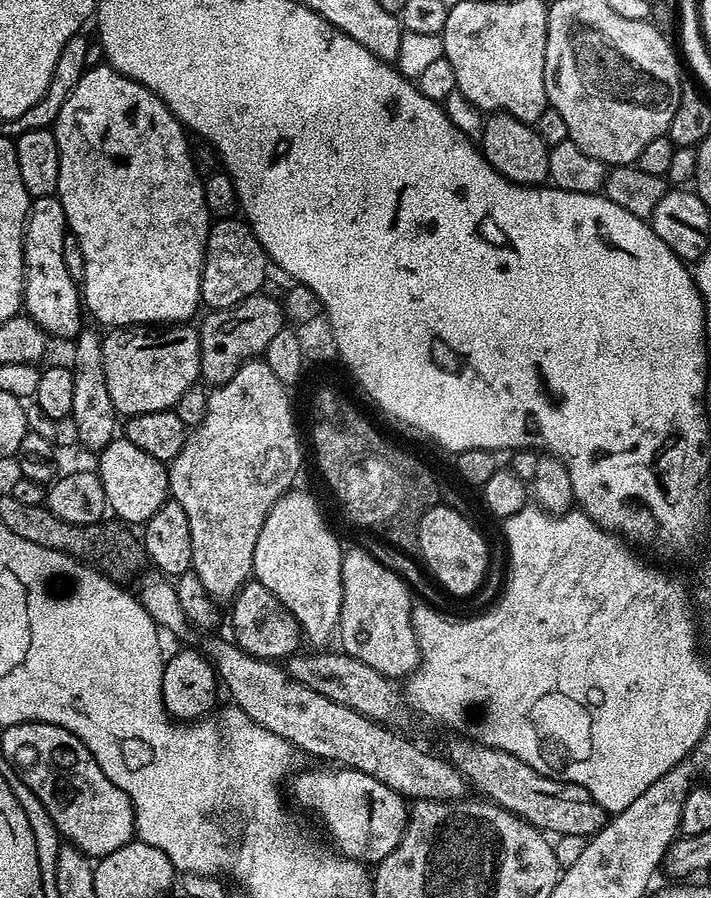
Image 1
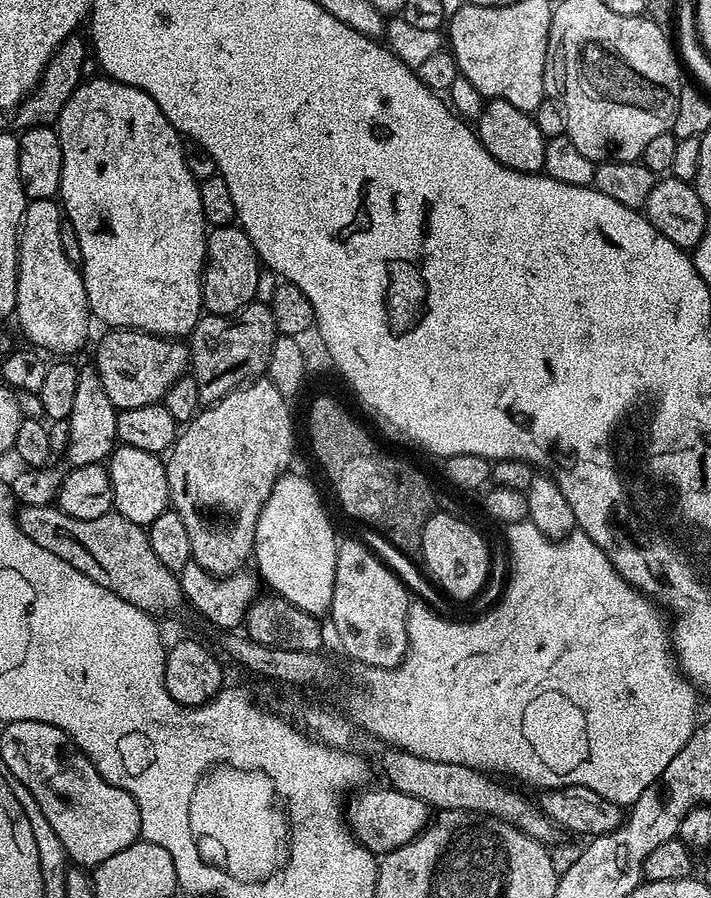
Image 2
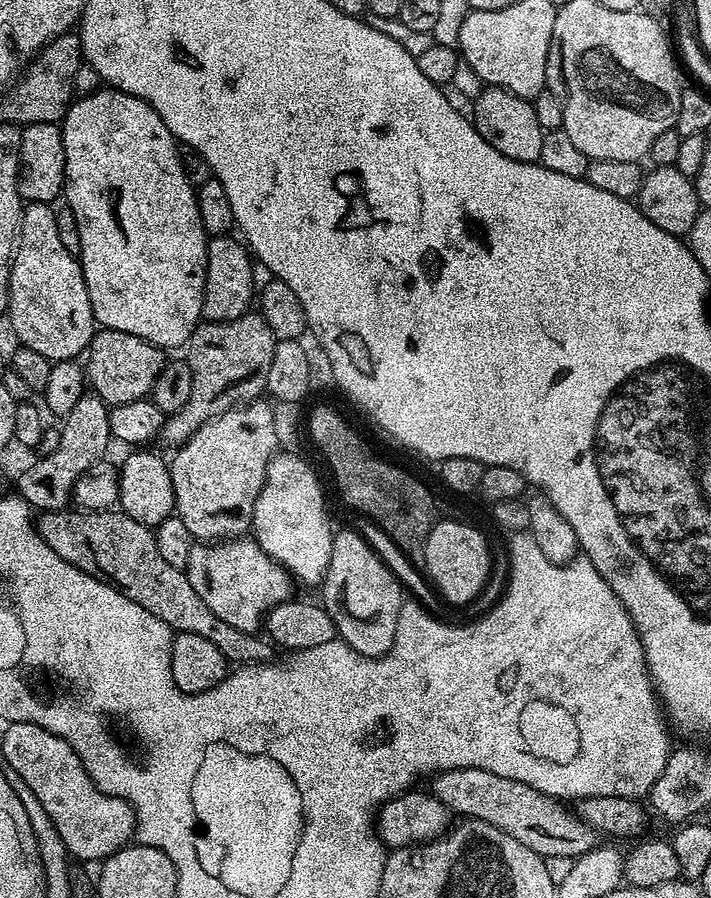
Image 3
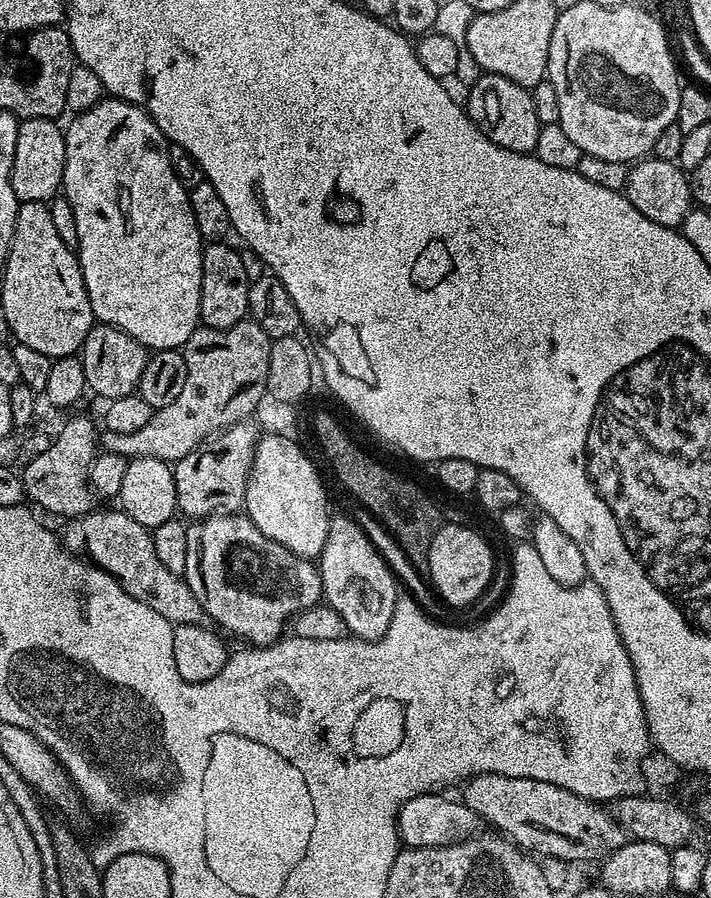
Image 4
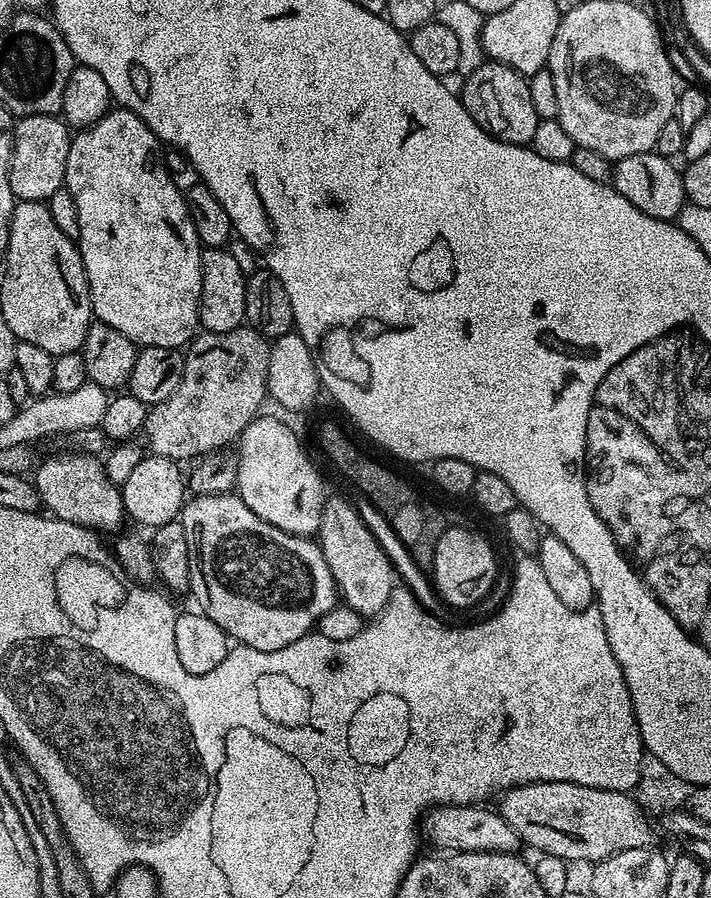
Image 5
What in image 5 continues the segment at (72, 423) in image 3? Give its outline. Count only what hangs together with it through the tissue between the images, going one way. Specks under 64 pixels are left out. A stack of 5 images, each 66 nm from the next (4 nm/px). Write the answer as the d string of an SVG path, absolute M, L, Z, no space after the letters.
M73 451L71 454L56 455L60 456L42 461L34 475L41 505L57 520L90 528L100 534L119 533L123 529L120 527L126 524L124 493L110 482L103 463L87 452Z

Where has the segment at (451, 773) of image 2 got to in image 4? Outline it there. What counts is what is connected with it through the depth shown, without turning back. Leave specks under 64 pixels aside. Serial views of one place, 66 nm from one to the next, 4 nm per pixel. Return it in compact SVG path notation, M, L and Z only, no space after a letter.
M502 774L473 776L463 785L462 799L474 814L480 816L485 825L493 824L499 835L509 839L519 848L537 857L553 856L569 862L575 860L596 860L607 857L609 852L618 850L626 842L624 827L612 816L603 803L574 794L562 786L550 782L538 782L534 778L510 778Z

